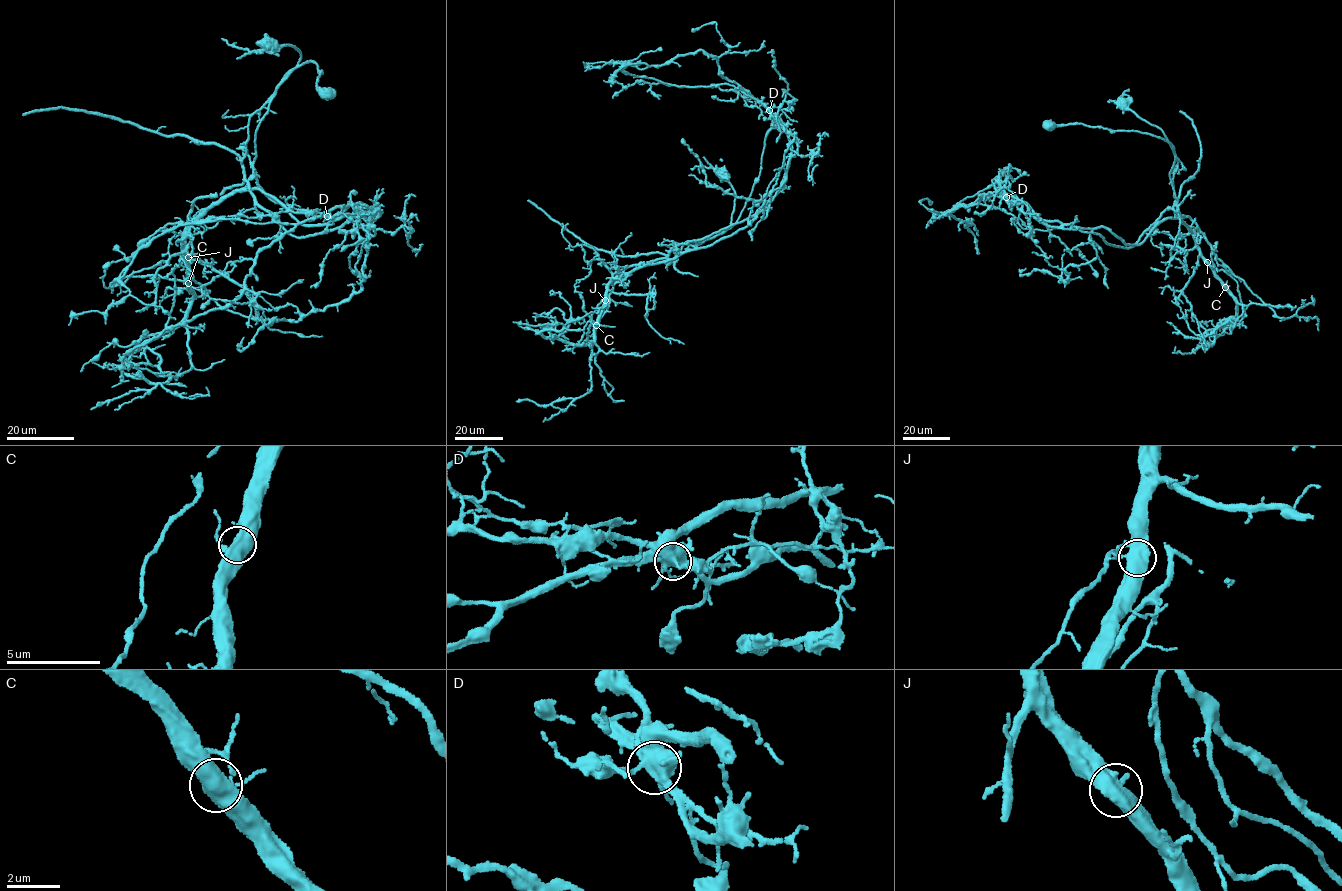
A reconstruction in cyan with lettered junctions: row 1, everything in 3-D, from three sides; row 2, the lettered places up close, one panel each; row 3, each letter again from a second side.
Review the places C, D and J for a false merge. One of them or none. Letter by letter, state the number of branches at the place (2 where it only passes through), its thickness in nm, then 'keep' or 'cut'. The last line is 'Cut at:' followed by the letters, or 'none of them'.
C: 4 | 500 nm | keep
D: 5 | 600 nm | cut
J: 4 | 550 nm | keep
Cut at: D

